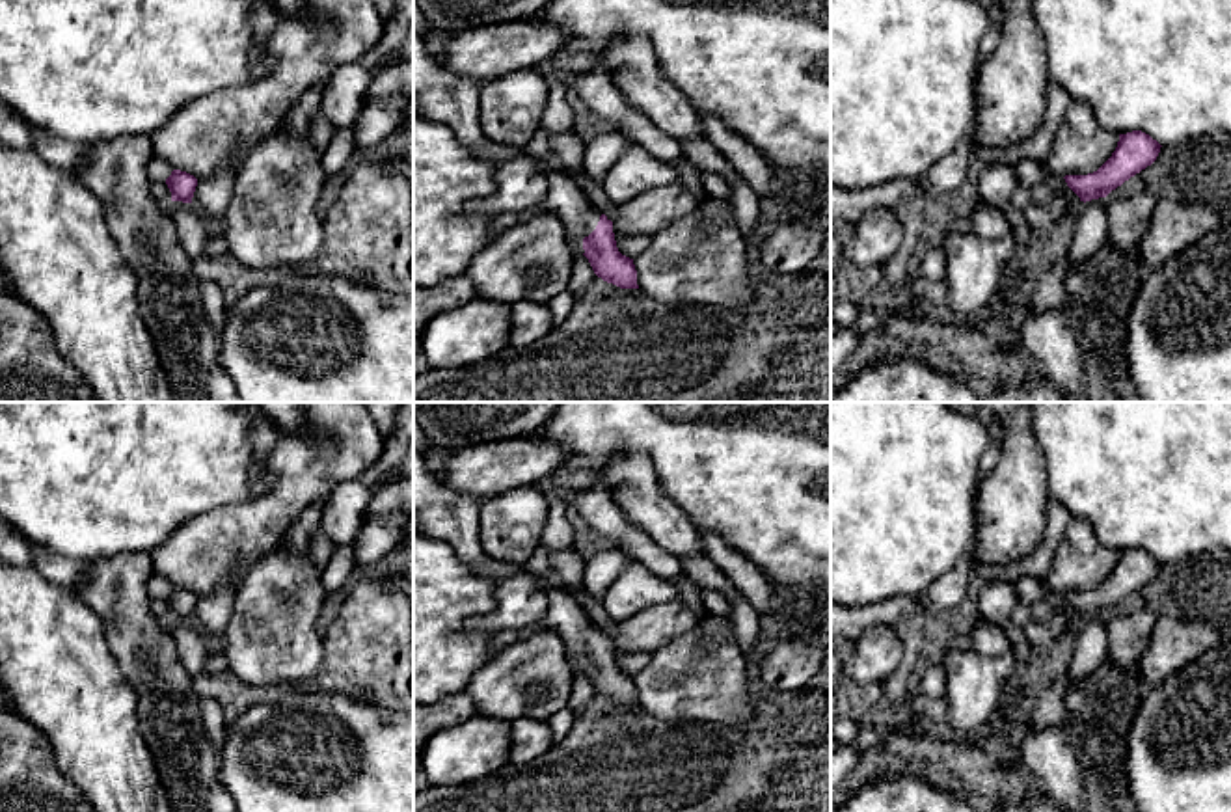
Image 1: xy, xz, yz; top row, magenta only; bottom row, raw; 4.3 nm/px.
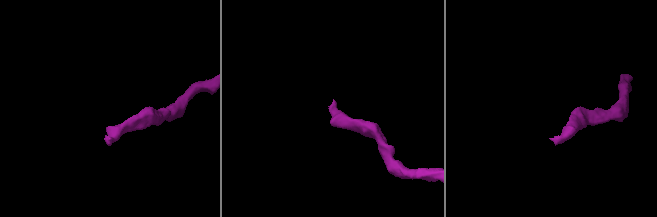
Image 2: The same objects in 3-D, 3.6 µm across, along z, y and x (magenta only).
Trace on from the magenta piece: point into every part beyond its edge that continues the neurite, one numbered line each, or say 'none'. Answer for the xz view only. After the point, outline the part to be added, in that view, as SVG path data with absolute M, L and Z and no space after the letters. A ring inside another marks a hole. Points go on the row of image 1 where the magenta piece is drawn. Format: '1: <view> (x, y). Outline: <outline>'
1: xz (565, 200). Outline: M542 158L534 160L549 183L549 192L542 209L562 220L570 250L583 255L583 238L596 229L602 212L577 188L570 175L557 171Z

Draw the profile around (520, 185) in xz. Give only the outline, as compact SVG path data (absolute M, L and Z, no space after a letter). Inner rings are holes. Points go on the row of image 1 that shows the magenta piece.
M523 155L499 166L495 173L495 192L480 199L467 201L464 210L492 216L523 212L542 207L548 192L549 183L546 173L531 155Z

